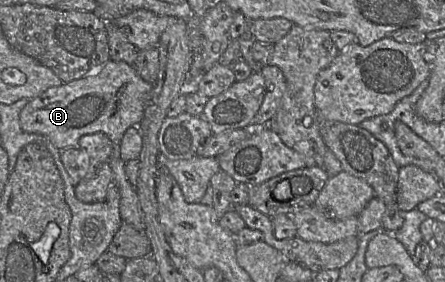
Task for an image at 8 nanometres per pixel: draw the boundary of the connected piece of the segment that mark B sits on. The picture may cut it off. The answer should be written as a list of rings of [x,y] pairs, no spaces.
[[[111,59],[77,80],[51,87],[30,99],[19,116],[21,128],[25,132],[46,136],[59,150],[78,147],[83,135],[106,134],[114,143],[114,154],[108,164],[120,193],[120,217],[123,222],[141,231],[144,230],[144,221],[138,192],[126,175],[125,162],[120,158],[119,143],[128,128],[138,126],[141,122],[145,96],[152,87],[153,84],[143,80],[131,65]]]

